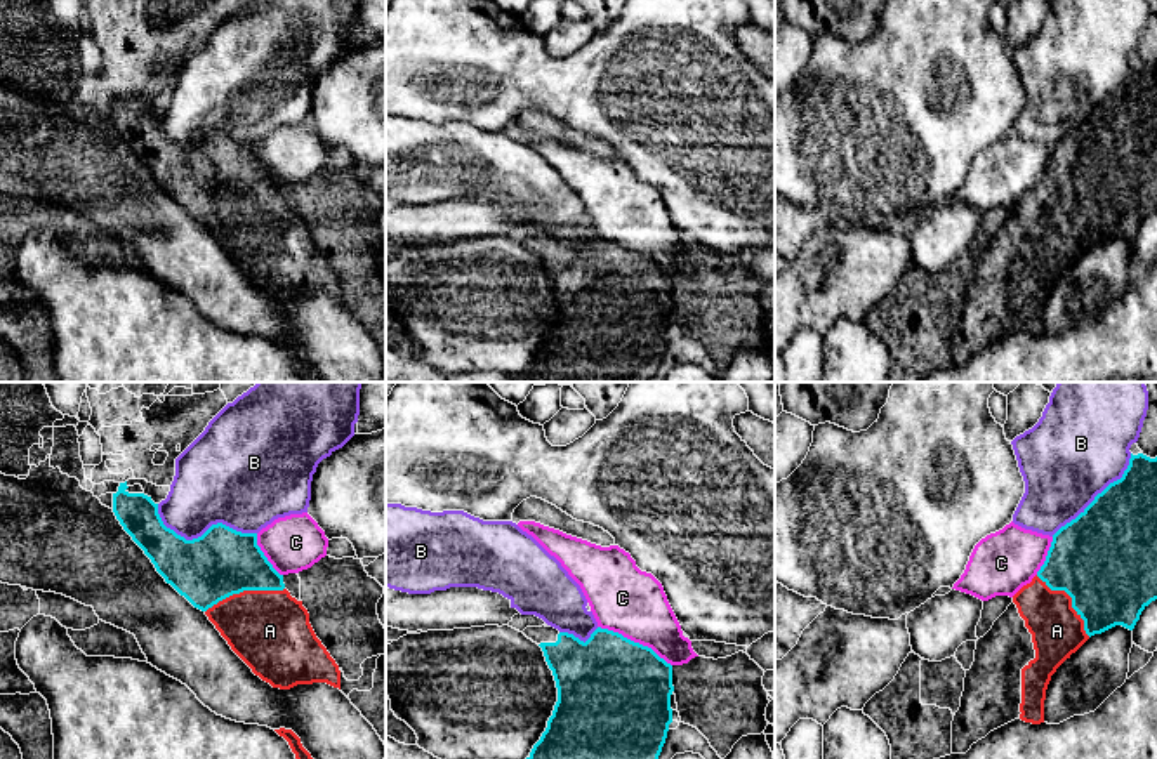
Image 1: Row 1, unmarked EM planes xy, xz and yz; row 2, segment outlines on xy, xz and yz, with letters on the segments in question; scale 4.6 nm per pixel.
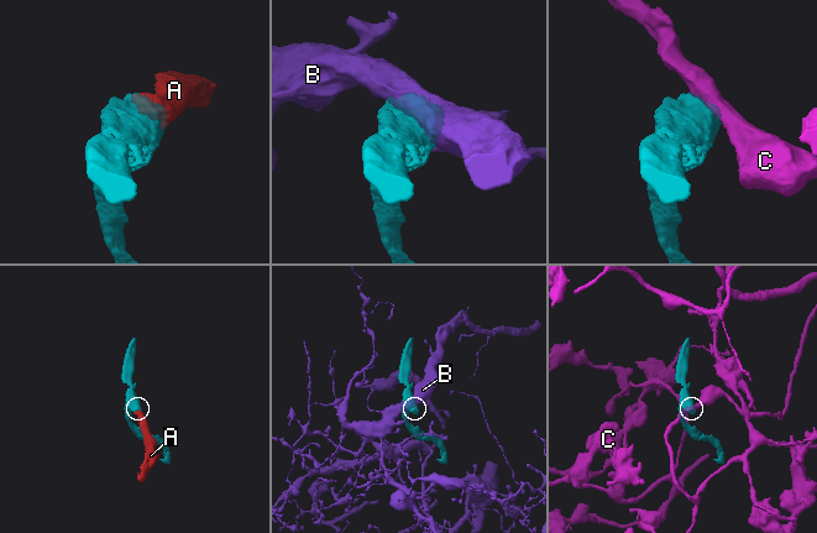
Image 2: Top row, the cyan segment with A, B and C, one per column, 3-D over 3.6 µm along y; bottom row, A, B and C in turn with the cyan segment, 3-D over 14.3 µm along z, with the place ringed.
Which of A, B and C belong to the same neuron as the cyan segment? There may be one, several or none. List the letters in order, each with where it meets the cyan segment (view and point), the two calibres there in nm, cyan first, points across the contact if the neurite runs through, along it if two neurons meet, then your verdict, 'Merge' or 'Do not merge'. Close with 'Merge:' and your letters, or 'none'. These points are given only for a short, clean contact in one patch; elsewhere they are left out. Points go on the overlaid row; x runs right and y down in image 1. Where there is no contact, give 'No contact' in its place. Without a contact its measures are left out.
A: Touches cyan at xy (244, 589). Thickness 320 nm (cyan) against 380 nm. Merge
B: Touches cyan at xy (200, 537). Thickness 320 nm (cyan) against 360 nm. Do not merge
C: Touches cyan at xz (633, 641). Thickness 500 nm (cyan) against 320 nm. Do not merge
Merge: A

